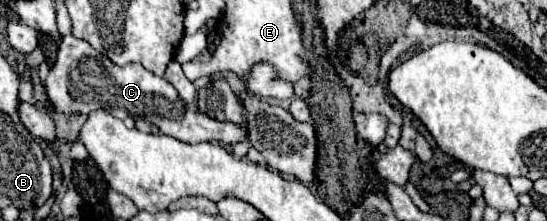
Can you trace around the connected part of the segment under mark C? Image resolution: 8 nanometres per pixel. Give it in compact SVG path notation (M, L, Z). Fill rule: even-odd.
M71 34L63 36L59 42L57 60L49 70L45 86L49 100L55 106L55 112L51 116L55 120L59 140L75 142L75 136L79 134L79 124L83 124L83 116L95 110L107 110L113 116L119 116L121 120L127 116L131 118L143 116L147 122L155 124L163 134L173 136L187 144L199 144L199 142L237 144L247 136L245 124L237 126L237 124L219 122L193 110L189 104L185 104L179 98L177 90L165 78L155 76L153 72L145 70L141 64L117 66L105 54L97 52L89 42L79 40Z

